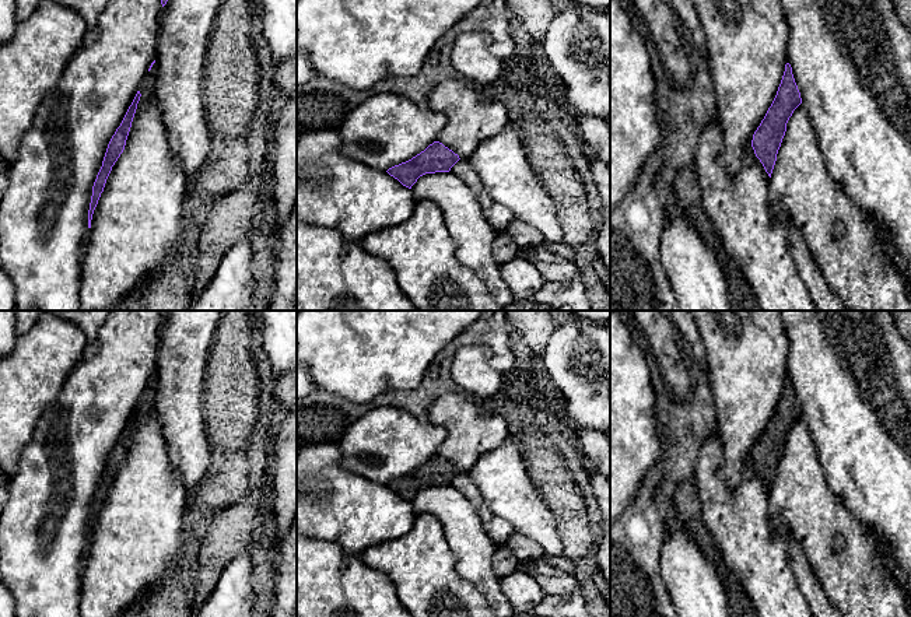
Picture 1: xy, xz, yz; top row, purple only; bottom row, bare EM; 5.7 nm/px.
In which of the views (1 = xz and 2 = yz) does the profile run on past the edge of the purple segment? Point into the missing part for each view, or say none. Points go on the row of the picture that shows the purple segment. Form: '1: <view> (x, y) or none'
1: none
2: none

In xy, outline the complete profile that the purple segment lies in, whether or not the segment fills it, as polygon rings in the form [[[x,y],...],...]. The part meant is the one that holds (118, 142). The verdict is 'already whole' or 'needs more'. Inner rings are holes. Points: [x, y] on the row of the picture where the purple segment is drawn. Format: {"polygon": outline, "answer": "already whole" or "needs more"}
{"polygon": [[[137,91],[120,126],[116,129],[115,134],[112,136],[112,139],[108,144],[105,157],[102,161],[102,166],[97,175],[97,179],[92,186],[92,196],[91,196],[90,210],[88,210],[88,228],[91,228],[91,220],[92,220],[94,210],[98,204],[101,193],[104,192],[104,187],[105,187],[106,179],[112,171],[112,166],[115,165],[115,162],[118,161],[118,158],[120,157],[120,154],[125,150],[126,140],[127,140],[130,127],[132,127],[132,122],[133,122],[140,97],[141,97],[141,94],[140,94],[140,91]]], "answer": "already whole"}

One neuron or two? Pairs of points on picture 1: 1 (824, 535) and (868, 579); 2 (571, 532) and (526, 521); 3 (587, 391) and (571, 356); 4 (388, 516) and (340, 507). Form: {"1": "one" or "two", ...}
{"1": "one", "2": "two", "3": "one", "4": "one"}

